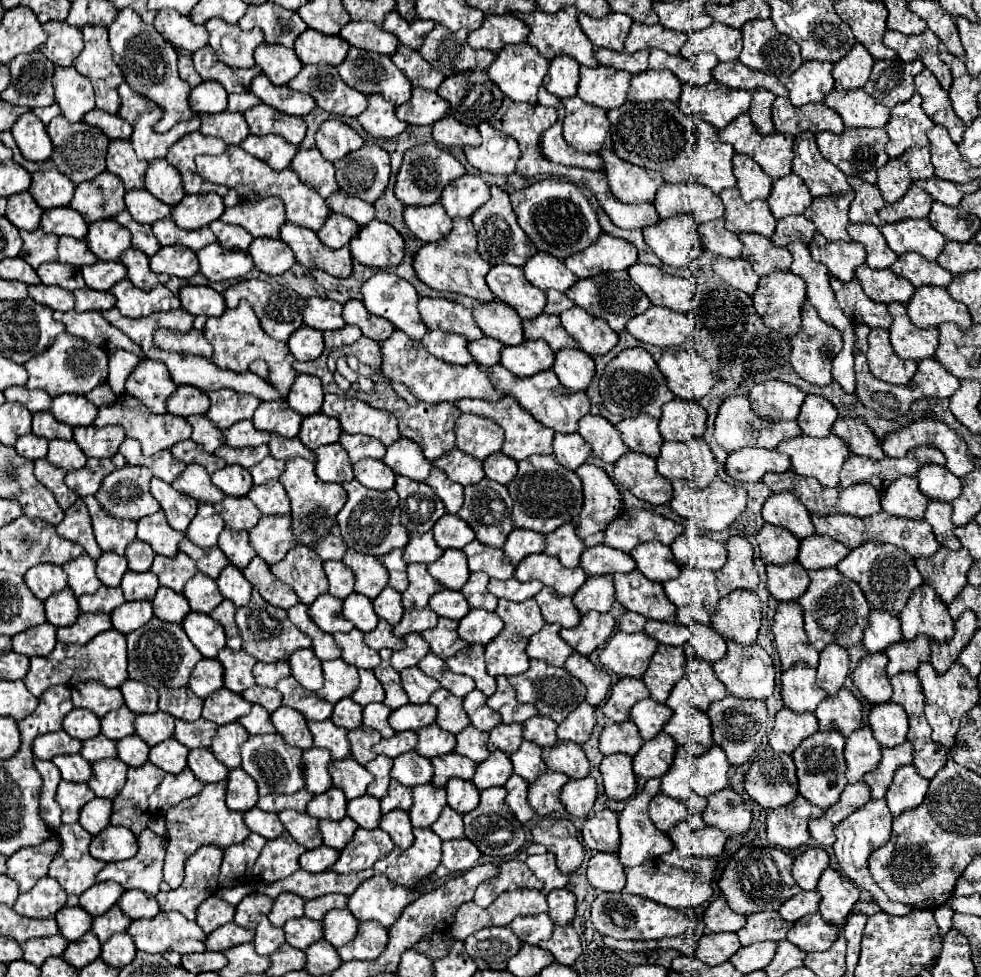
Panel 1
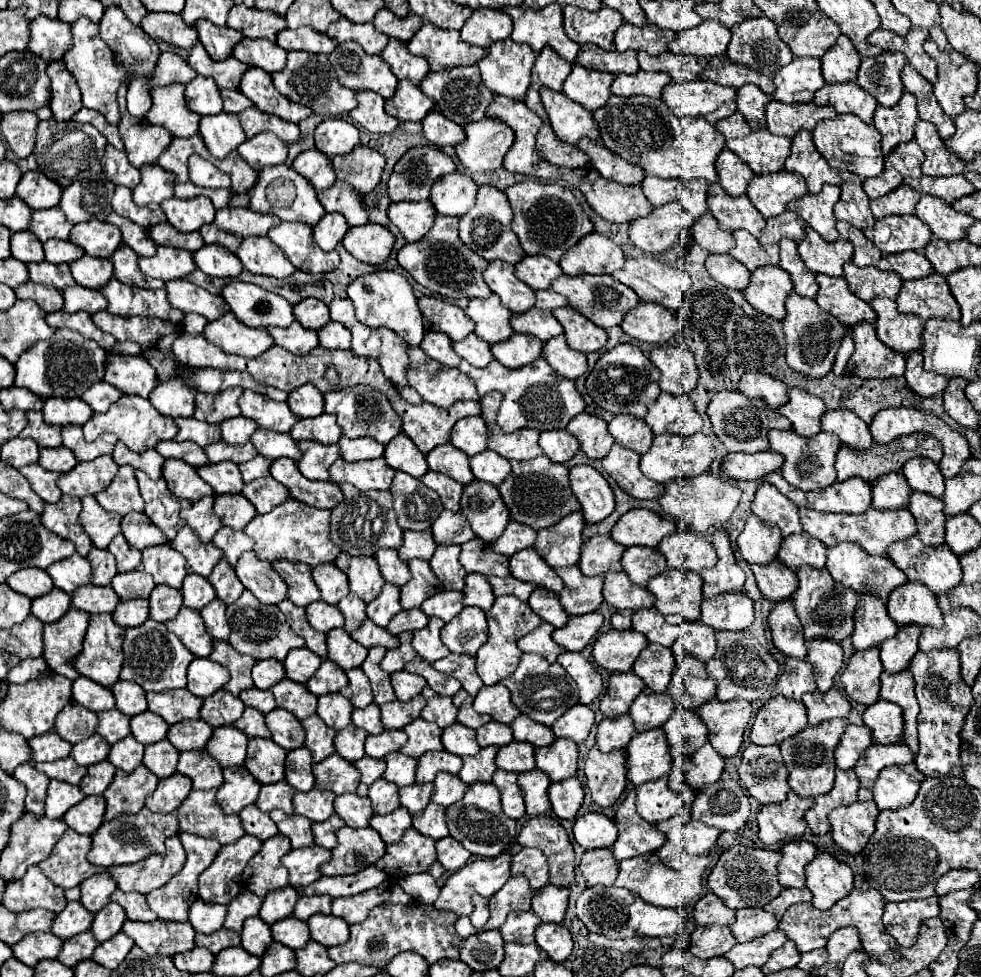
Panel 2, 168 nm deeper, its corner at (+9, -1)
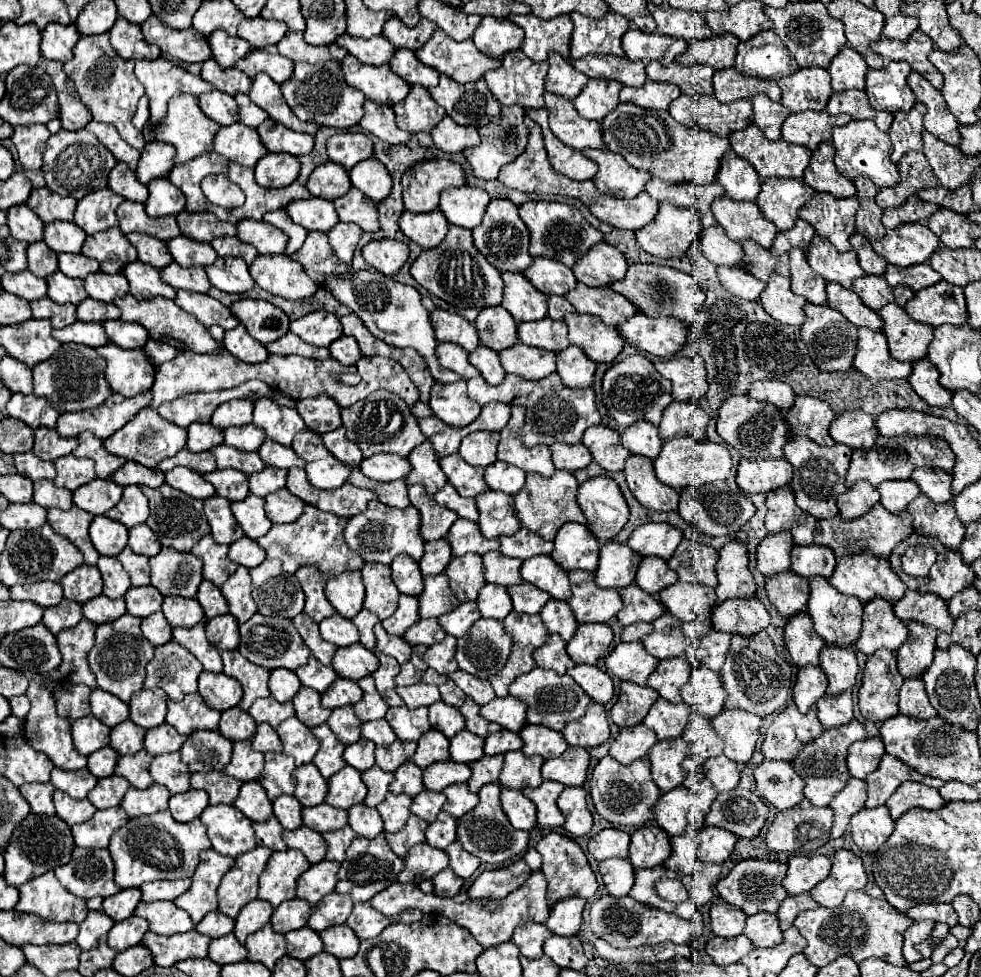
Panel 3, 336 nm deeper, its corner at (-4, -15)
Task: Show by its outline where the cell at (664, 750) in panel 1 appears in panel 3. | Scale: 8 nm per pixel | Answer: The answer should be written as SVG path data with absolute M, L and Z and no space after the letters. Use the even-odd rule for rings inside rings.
M683 737L663 739L649 751L651 775L663 793L681 785L683 781L681 761L687 757L687 751L689 747Z

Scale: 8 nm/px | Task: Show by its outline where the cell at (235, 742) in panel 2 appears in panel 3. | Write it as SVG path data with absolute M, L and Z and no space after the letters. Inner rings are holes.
M247 739L247 741L237 741L233 745L231 763L225 767L225 773L247 783L255 781L261 775L261 767L263 767L263 753L253 751L251 739Z

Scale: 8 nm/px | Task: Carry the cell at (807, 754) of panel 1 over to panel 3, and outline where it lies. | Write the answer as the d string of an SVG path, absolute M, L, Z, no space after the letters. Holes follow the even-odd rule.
M853 719L841 727L833 727L833 729L825 729L821 733L821 737L817 741L807 743L801 749L801 755L793 761L795 771L799 773L799 777L803 777L805 781L805 797L817 805L817 807L825 807L831 803L831 799L845 787L845 783L849 781L849 771L847 771L847 749L851 743L859 741L865 737L865 727Z

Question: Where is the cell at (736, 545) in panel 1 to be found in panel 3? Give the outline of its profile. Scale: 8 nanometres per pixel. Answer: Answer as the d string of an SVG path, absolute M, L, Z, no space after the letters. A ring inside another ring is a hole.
M731 539L719 551L719 563L715 567L719 585L715 587L717 601L725 601L729 597L753 597L755 585L753 575L749 571L749 553L745 543Z

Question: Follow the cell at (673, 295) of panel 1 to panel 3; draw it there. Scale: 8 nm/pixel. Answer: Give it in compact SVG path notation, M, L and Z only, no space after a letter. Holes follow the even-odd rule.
M633 263L629 265L623 279L609 285L615 293L627 297L643 315L647 317L675 317L685 325L691 325L697 311L705 303L705 293L697 285L697 281L683 271L677 271L669 265L653 265L653 263Z

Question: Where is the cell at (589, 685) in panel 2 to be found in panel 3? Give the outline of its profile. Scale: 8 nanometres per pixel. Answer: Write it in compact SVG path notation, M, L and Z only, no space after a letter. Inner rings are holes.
M575 665L567 673L577 681L577 685L583 691L587 691L587 695L593 701L605 705L613 697L613 681L599 667L595 667L595 665Z

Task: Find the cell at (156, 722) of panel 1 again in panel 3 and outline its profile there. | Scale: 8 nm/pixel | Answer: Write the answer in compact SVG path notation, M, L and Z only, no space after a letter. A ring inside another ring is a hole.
M163 723L161 727L149 729L145 735L145 749L155 757L155 755L163 755L163 753L173 753L179 751L181 745L185 743L185 735L177 733L175 727L171 727L169 723Z

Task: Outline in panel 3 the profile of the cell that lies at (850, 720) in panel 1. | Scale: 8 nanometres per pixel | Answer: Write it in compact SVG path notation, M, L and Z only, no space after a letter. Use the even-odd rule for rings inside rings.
M845 691L841 695L823 697L817 701L817 717L825 729L839 727L845 721L849 723L853 719L853 703L851 703L851 691Z

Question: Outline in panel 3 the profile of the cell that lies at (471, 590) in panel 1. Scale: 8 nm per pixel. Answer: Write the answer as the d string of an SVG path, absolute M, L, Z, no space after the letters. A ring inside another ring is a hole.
M487 583L487 585L479 591L477 605L479 605L481 617L485 617L485 619L489 617L489 619L499 619L499 621L503 621L503 619L513 611L511 597L509 597L507 589L501 587L501 585L491 585L491 583Z

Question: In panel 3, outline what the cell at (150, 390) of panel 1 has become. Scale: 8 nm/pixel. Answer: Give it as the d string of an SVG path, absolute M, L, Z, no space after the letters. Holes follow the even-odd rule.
M107 343L103 347L97 347L97 353L107 361L105 375L115 393L131 397L151 389L155 367L149 363L143 349L129 351L117 347L115 343Z

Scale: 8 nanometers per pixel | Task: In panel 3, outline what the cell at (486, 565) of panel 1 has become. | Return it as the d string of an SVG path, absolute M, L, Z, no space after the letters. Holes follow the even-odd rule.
M489 551L483 555L483 563L485 563L485 579L489 583L497 583L503 587L509 585L517 585L521 583L521 559L511 559L505 557L501 551Z

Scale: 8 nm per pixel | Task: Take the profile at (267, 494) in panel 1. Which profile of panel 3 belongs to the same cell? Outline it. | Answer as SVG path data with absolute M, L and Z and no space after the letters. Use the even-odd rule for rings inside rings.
M279 489L265 497L265 509L273 523L293 523L303 513L303 507L305 503L287 489Z

